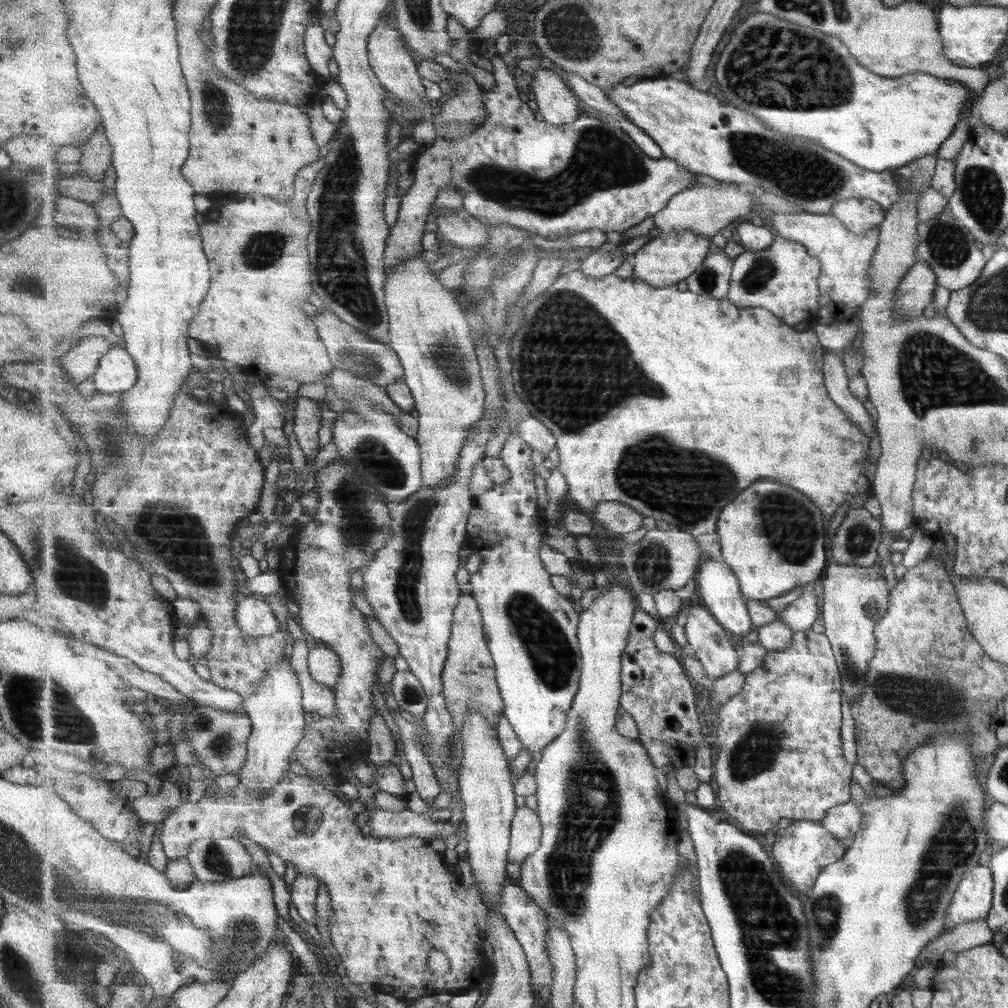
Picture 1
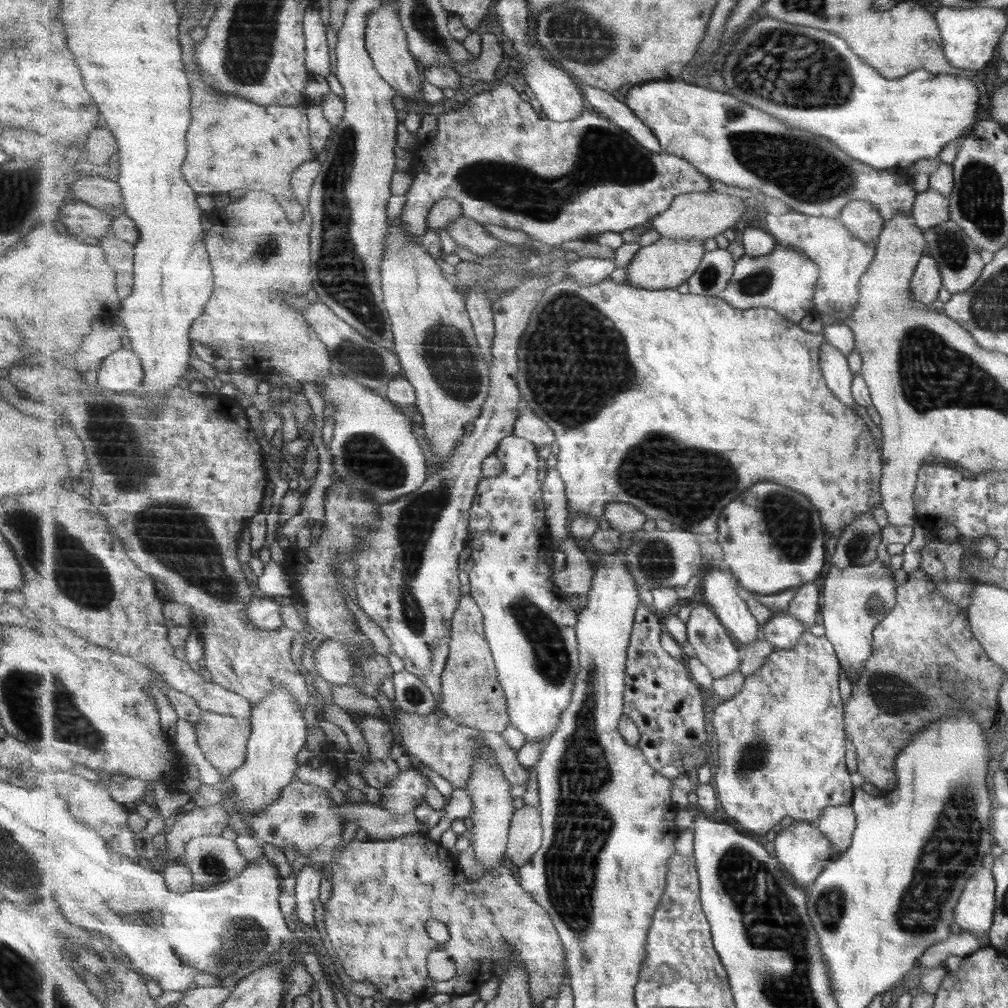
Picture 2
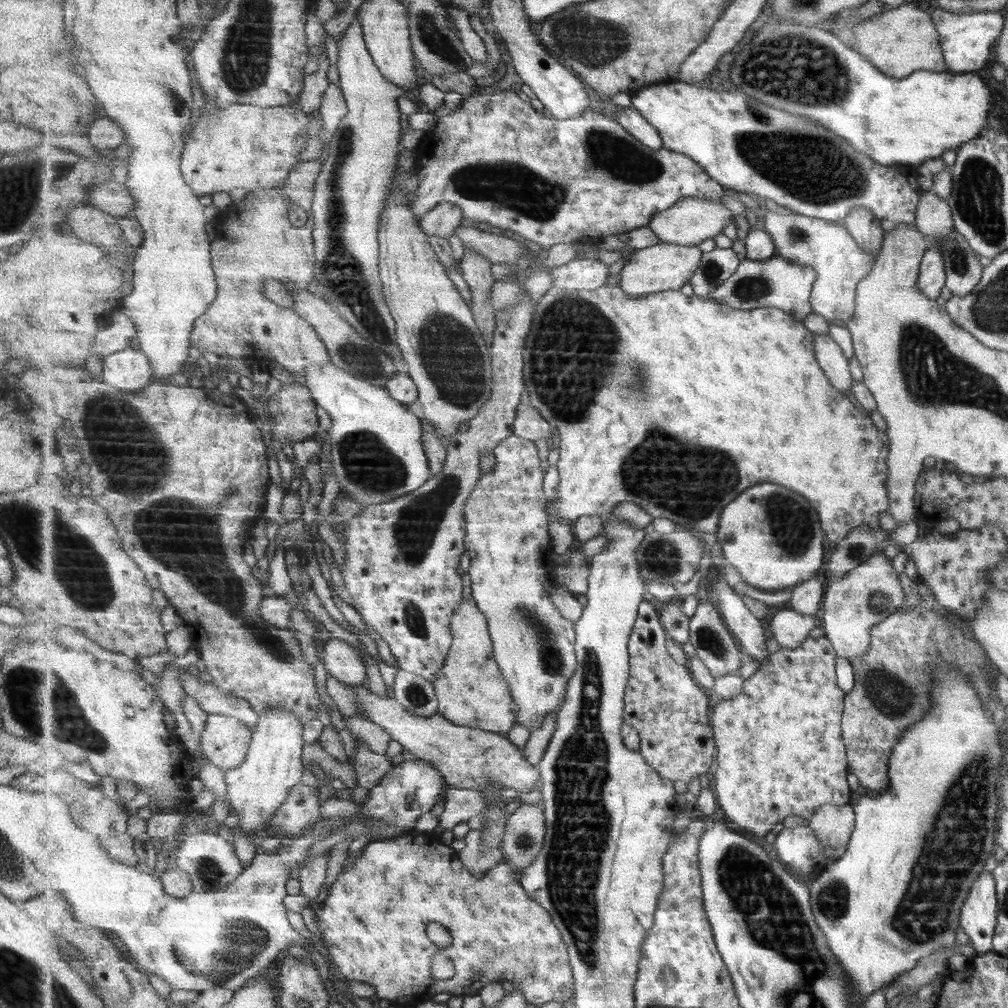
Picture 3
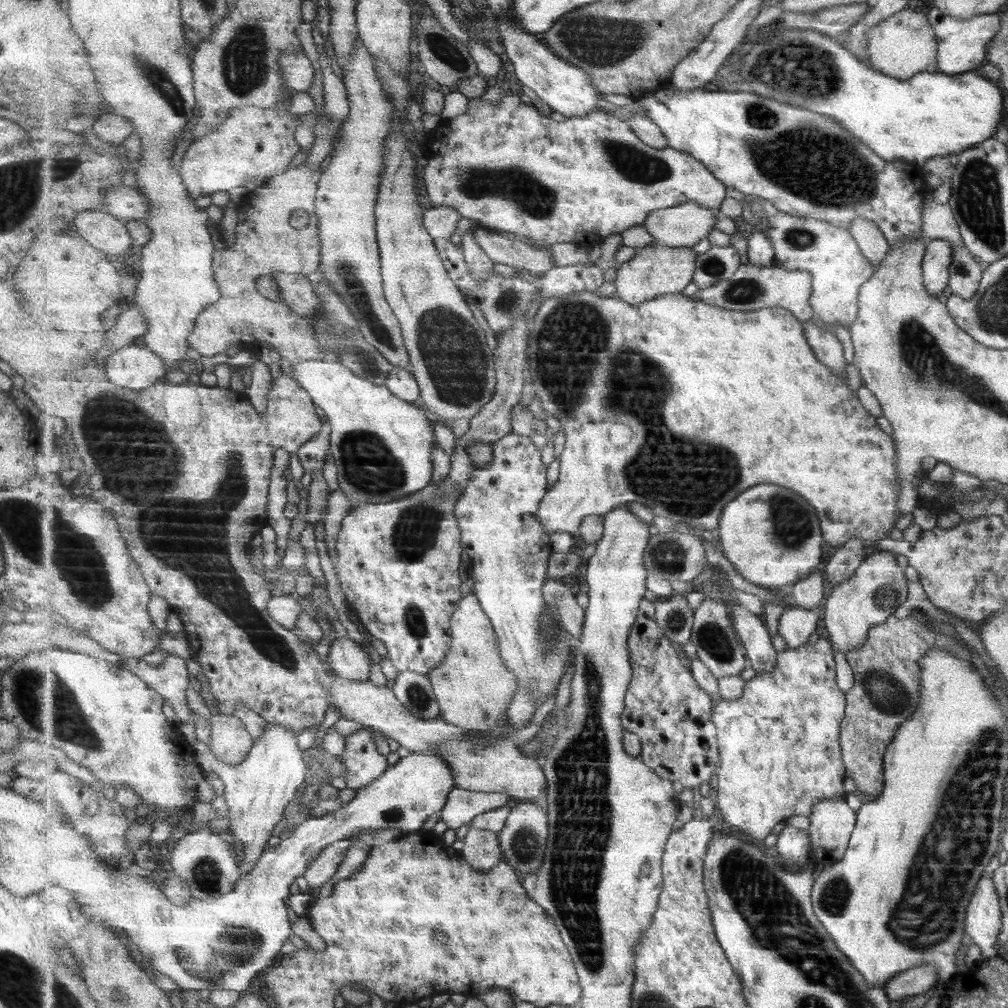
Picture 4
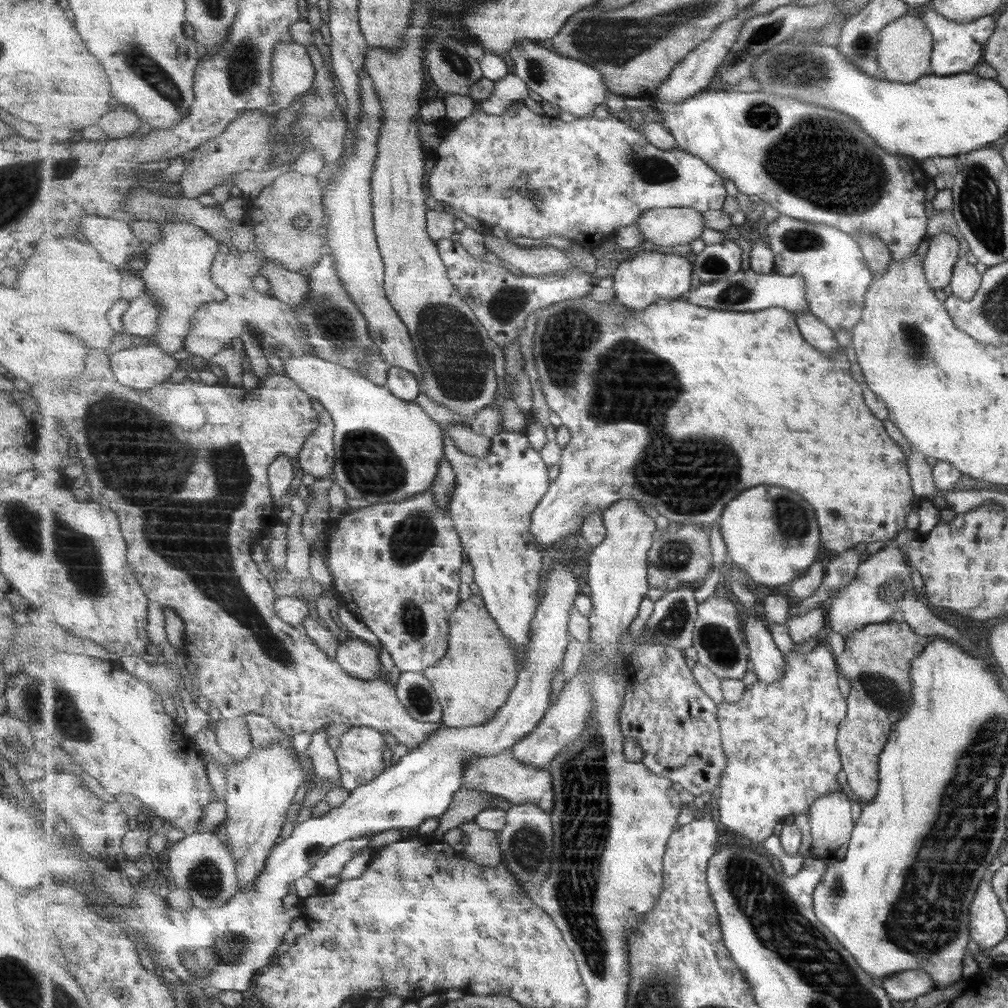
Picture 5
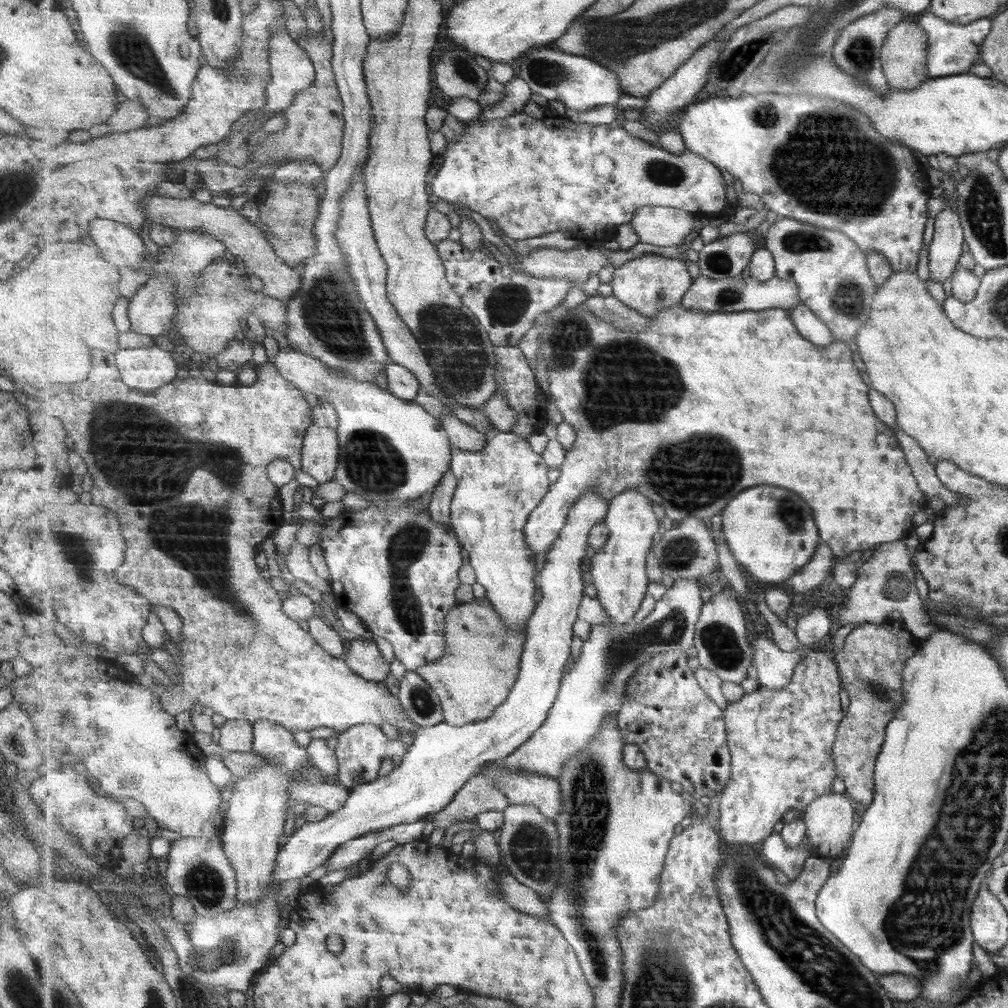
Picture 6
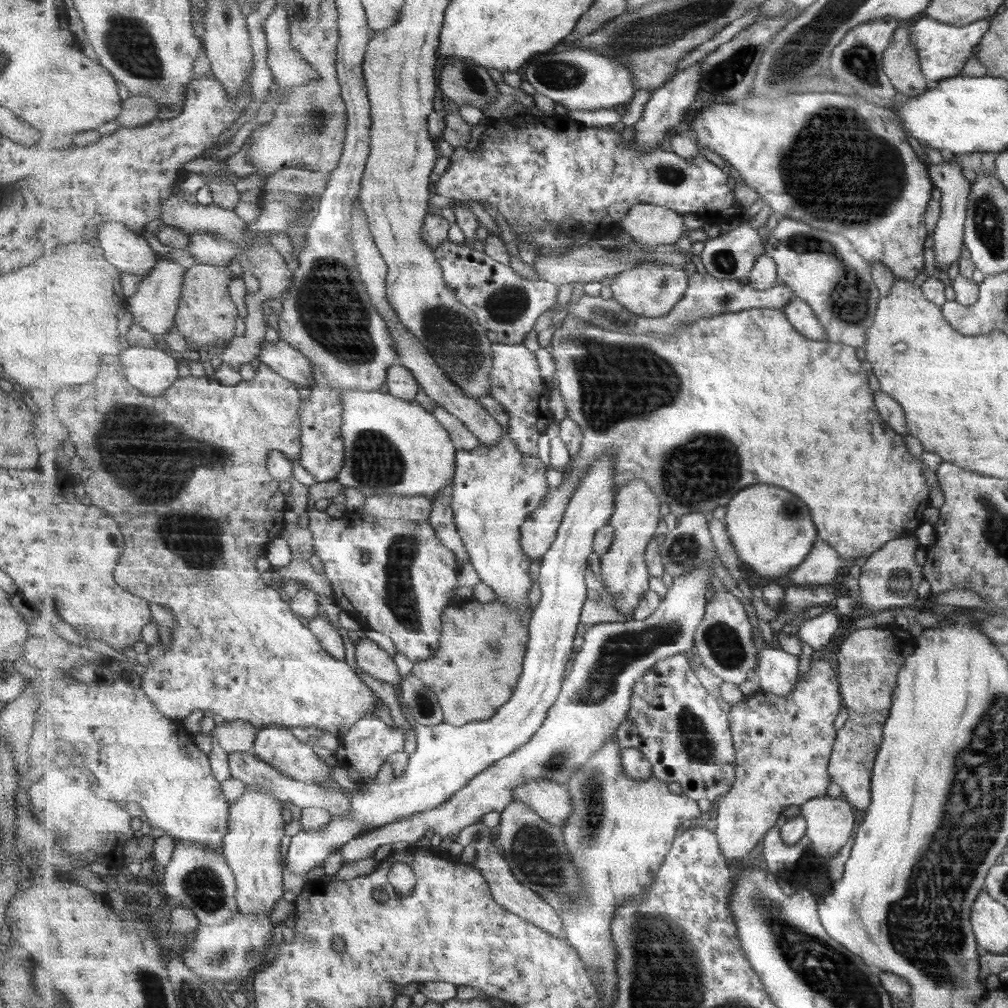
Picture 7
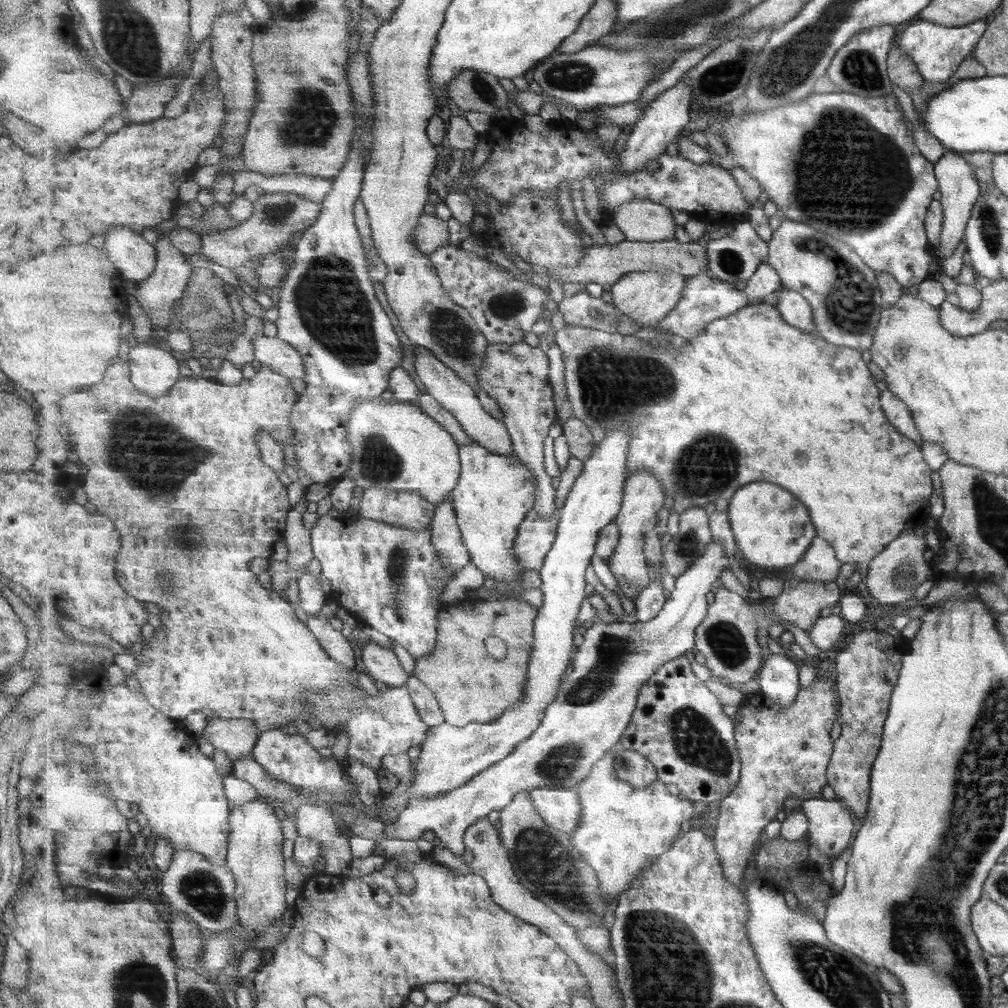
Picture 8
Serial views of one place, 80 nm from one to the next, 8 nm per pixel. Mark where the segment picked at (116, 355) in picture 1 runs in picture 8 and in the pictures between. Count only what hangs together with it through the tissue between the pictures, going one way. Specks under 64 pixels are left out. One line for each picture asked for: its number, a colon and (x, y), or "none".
2: (122, 371)
3: (130, 370)
4: (132, 367)
5: (142, 367)
6: (146, 369)
7: (151, 370)
8: (154, 370)

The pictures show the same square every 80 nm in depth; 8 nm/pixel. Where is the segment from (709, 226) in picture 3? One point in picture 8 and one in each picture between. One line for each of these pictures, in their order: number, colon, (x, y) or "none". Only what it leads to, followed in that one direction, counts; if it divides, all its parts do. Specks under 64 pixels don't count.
4: (686, 224)
5: (673, 227)
6: (661, 226)
7: (649, 224)
8: (642, 220)

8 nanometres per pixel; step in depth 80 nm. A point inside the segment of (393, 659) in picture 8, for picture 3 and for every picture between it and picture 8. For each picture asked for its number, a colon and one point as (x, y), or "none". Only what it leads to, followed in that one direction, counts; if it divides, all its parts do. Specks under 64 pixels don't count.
3: (340, 659)
4: (346, 656)
5: (358, 658)
6: (364, 657)
7: (378, 663)

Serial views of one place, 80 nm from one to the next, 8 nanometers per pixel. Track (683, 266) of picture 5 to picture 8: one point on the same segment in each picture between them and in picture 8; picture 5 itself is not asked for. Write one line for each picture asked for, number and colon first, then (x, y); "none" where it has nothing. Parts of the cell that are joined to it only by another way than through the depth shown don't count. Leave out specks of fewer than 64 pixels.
6: (647, 284)
7: (651, 289)
8: (647, 297)

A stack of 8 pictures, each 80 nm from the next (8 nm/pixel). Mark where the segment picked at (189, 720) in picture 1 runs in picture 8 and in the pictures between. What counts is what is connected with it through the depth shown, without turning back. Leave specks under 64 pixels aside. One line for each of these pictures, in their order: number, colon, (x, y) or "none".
2: (224, 739)
3: (226, 741)
4: (230, 740)
5: (234, 737)
6: (235, 735)
7: (238, 735)
8: (237, 738)

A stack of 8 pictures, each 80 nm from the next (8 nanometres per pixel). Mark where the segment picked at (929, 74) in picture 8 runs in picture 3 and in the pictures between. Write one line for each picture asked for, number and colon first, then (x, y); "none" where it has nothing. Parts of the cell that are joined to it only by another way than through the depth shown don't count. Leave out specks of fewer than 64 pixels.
3: (965, 39)
4: (961, 44)
5: (957, 47)
6: (950, 48)
7: (942, 49)

